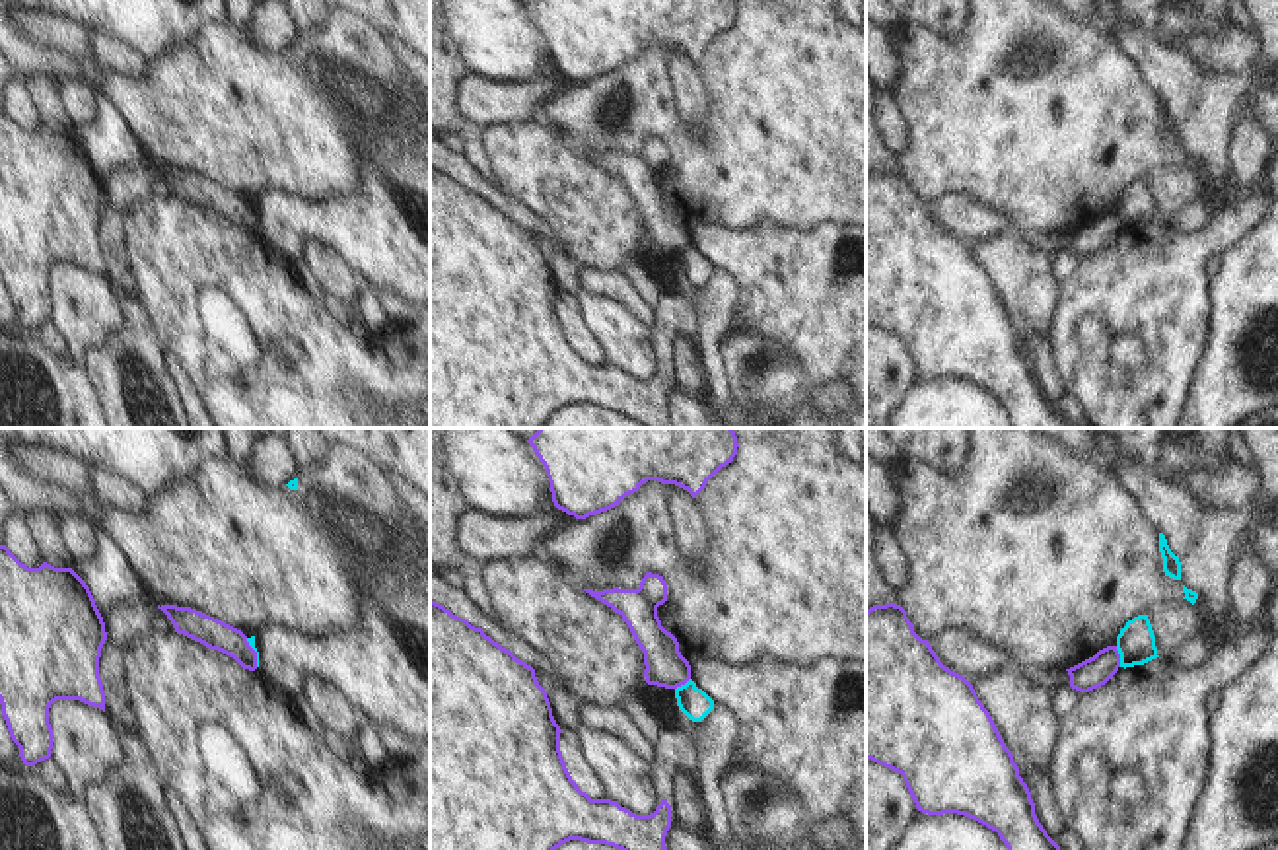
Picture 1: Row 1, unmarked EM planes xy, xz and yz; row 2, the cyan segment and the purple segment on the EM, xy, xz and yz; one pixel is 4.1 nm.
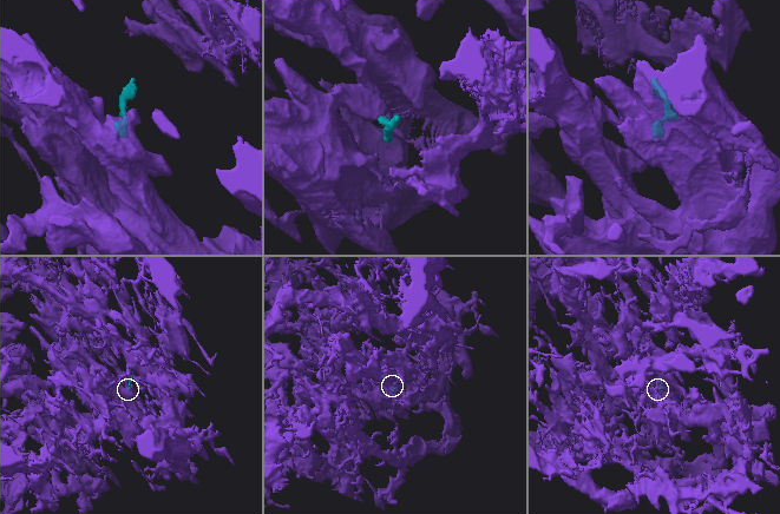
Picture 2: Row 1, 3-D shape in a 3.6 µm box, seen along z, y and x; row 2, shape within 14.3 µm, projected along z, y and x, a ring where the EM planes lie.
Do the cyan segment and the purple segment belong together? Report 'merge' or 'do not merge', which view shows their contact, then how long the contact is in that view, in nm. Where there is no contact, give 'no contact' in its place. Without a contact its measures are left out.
do not merge; contact in yz; length 90 nm

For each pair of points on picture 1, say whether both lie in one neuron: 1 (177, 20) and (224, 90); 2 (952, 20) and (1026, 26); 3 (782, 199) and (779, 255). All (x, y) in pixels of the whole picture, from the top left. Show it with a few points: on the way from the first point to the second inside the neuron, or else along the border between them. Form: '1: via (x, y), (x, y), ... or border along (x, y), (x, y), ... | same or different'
1: border along (224, 22), (205, 26), (183, 45), (150, 61) | different
2: border along (965, 20), (956, 37), (942, 37), (919, 24) | different
3: border along (757, 222), (753, 228) | different

